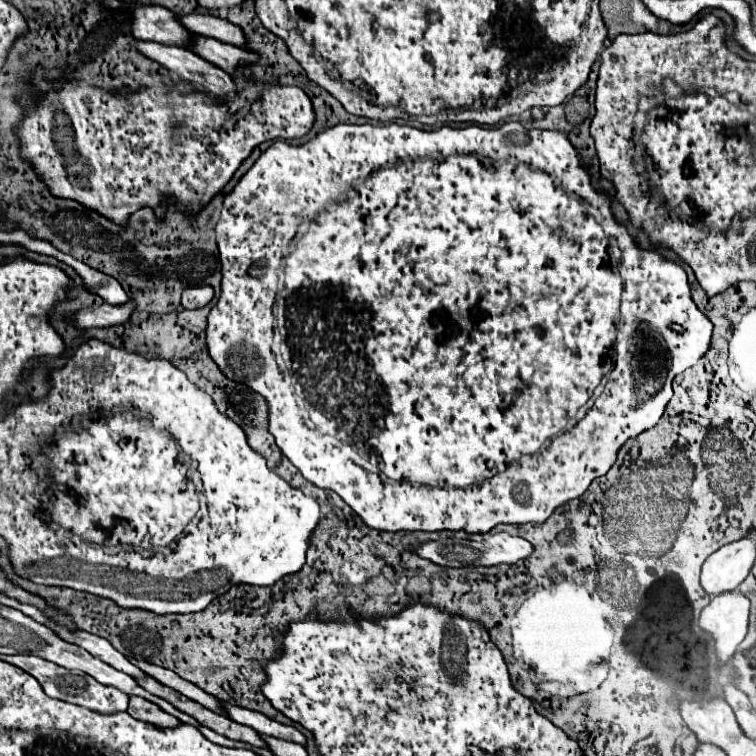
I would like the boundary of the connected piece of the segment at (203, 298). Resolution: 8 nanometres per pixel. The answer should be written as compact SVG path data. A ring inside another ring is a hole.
M196 286L196 288L184 290L180 304L182 304L186 310L194 310L194 308L206 306L206 304L212 300L212 296L214 296L214 290L212 290L210 286Z

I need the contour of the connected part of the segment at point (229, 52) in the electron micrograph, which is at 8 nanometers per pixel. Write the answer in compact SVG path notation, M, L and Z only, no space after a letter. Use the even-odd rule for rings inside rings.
M194 34L192 42L186 48L230 74L238 68L240 60L246 60L246 62L256 60L256 56L248 50L242 50L238 46L232 46L232 44L226 44L226 42L208 38L208 36L198 36L198 34Z

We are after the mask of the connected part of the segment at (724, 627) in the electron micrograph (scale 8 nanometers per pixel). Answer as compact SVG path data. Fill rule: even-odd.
M734 590L714 596L698 618L698 628L706 632L714 642L720 668L732 660L738 644L746 636L748 610L750 600Z

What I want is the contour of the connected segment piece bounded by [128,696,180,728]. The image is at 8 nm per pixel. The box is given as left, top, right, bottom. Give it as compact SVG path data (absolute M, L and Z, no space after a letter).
M138 696L130 698L130 704L128 704L128 714L132 718L138 718L138 720L146 720L146 722L152 722L154 726L162 726L162 728L170 728L170 726L178 726L180 720L176 720L174 716L162 712L156 704L148 702L148 700L142 700Z

